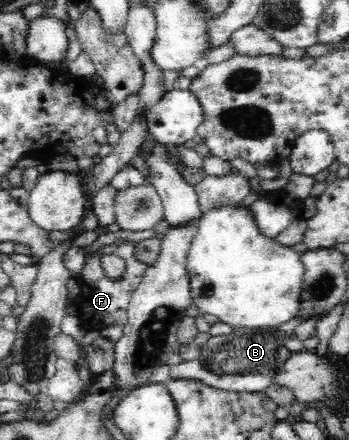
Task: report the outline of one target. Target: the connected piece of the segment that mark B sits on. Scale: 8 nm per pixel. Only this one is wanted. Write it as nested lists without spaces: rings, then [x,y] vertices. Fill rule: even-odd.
[[[277,327],[253,330],[234,328],[232,334],[210,338],[201,346],[198,358],[169,366],[171,379],[201,380],[217,389],[229,392],[263,392],[273,383],[273,374],[293,352],[285,348],[287,337]]]

